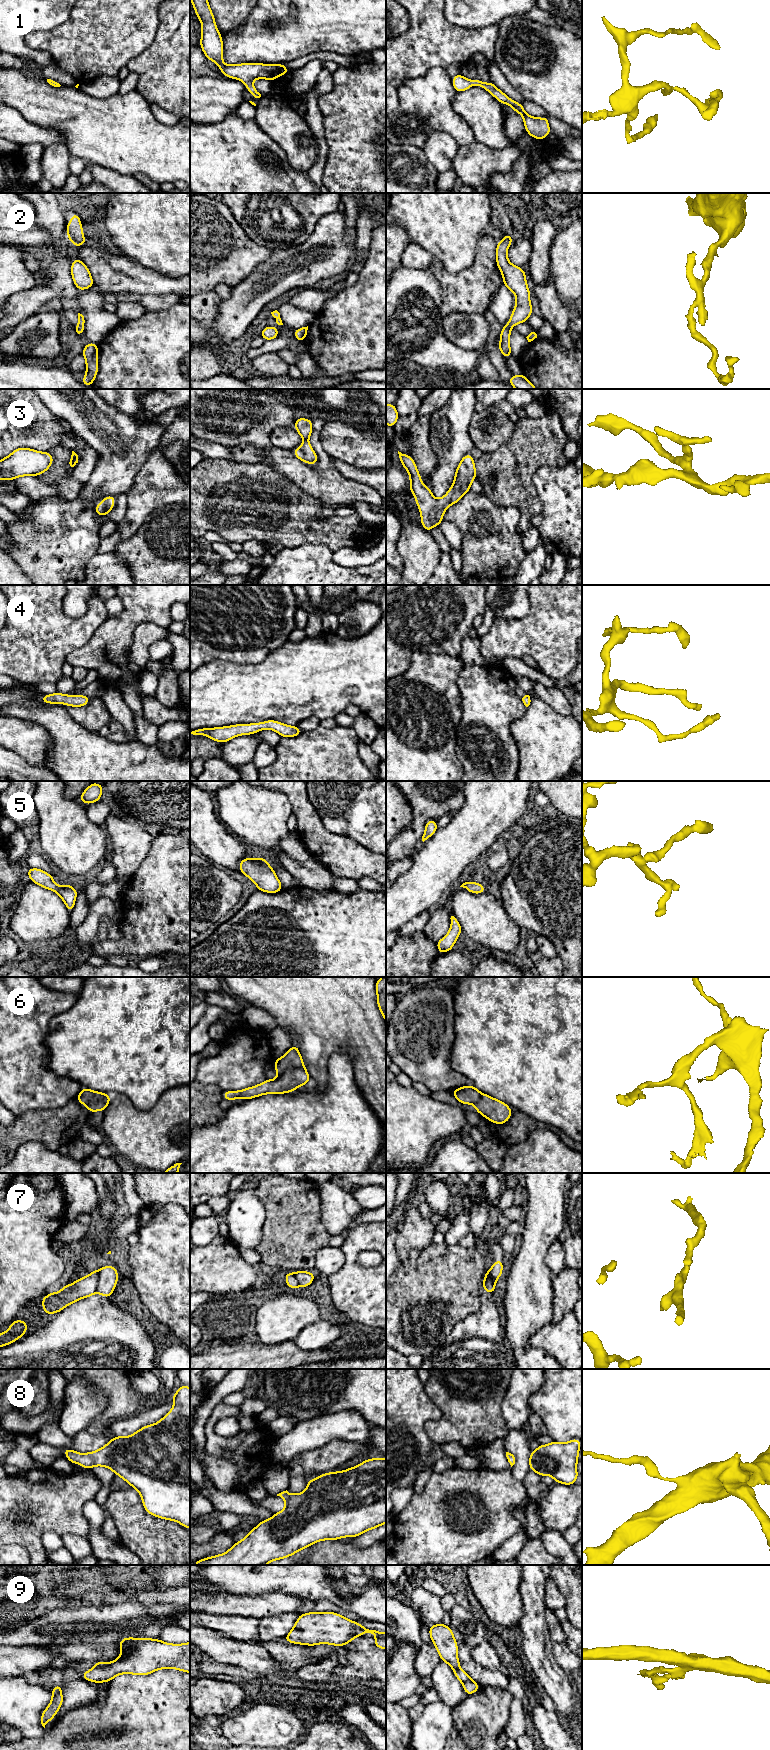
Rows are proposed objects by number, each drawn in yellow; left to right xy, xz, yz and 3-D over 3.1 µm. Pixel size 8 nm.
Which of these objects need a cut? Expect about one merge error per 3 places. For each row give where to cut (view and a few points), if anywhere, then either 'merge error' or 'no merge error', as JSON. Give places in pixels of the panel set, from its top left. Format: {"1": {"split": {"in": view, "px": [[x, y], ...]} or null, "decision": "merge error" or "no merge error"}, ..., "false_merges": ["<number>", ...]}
{"1": {"split": null, "decision": "no merge error"}, "2": {"split": null, "decision": "no merge error"}, "3": {"split": null, "decision": "no merge error"}, "4": {"split": null, "decision": "no merge error"}, "5": {"split": null, "decision": "no merge error"}, "6": {"split": {"in": "xz", "px": [[303, 1068], [288, 1068], [279, 1075]]}, "decision": "merge error"}, "7": {"split": {"in": "xy", "px": [[100, 1270], [96, 1291]]}, "decision": "merge error"}, "8": {"split": null, "decision": "no merge error"}, "9": {"split": null, "decision": "no merge error"}, "false_merges": ["6", "7"]}

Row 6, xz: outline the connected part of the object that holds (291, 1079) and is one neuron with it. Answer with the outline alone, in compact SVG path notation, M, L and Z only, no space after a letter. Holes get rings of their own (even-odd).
M290 1068L276 1079L265 1080L259 1085L248 1087L239 1091L223 1091L223 1099L252 1099L264 1094L291 1093L298 1087L311 1082L306 1069Z

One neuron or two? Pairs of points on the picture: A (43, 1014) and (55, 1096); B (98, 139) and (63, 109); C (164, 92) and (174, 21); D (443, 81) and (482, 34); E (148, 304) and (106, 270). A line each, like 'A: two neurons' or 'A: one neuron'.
A: one neuron
B: one neuron
C: one neuron
D: two neurons
E: two neurons

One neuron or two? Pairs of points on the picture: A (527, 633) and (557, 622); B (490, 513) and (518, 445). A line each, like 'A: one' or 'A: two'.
A: one
B: two

